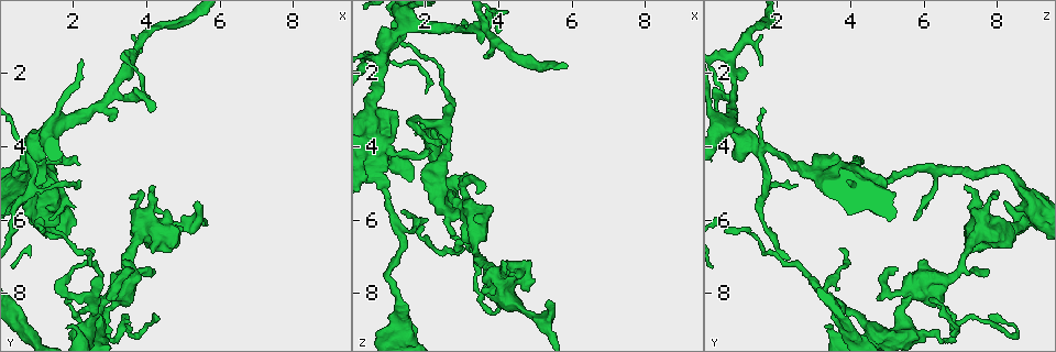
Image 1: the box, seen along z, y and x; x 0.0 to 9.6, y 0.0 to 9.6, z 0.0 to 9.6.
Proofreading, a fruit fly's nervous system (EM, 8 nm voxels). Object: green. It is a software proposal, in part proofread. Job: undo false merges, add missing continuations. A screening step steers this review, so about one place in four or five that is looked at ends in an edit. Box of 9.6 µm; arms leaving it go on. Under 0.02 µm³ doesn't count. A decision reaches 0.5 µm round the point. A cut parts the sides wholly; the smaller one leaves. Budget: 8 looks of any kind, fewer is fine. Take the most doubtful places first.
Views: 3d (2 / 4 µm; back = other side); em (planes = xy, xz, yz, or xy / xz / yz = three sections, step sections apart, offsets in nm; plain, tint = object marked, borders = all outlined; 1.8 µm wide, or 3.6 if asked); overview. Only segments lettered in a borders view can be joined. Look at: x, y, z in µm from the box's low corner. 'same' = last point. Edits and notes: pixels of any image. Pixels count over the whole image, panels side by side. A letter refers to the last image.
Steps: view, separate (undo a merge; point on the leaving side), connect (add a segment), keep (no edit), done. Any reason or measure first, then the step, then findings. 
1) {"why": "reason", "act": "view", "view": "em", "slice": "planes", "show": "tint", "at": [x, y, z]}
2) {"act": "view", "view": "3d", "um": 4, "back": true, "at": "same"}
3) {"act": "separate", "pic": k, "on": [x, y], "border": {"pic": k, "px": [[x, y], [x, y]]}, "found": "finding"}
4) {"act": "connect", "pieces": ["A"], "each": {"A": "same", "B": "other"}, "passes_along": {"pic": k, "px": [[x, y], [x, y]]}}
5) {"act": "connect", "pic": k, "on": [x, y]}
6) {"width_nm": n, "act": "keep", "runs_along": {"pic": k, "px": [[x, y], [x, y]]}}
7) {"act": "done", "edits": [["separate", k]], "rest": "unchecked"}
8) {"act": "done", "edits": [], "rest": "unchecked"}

{"why": "sharp bend", "act": "view", "view": "3d", "um": 2, "at": [0.85, 3.95, 1.55]}

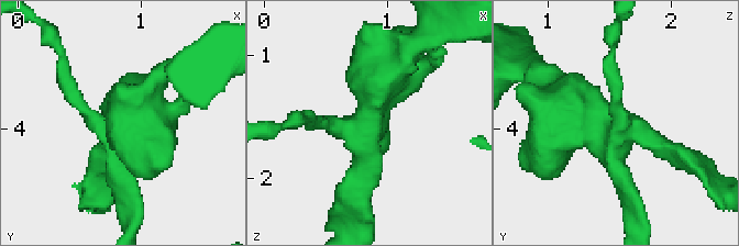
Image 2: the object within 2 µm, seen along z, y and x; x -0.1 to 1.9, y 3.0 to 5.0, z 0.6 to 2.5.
{"act": "view", "view": "em", "slice": "planes", "show": "tint", "at": [0.86, 4.00, 1.60]}

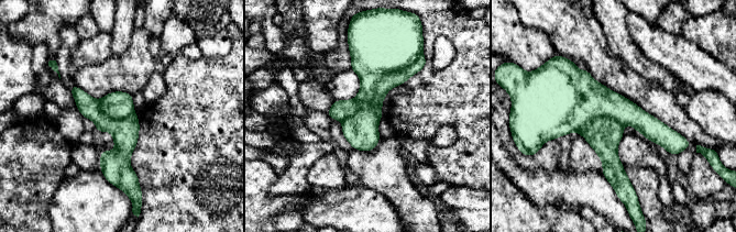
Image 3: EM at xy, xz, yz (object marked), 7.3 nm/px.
{"act": "view", "view": "em", "slice": "planes", "show": "borders", "at": "same"}

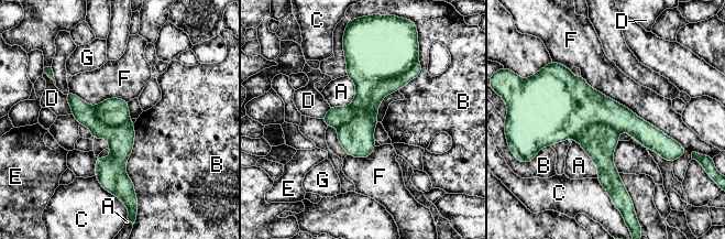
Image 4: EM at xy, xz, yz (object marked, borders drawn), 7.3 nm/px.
{"act": "separate", "pic": 4, "on": [385, 87], "each": {"A": "other", "B": "other", "C": "other", "D": "other", "E": "other", "F": "other", "G": "other"}, "part_leaving": {"pic": 4, "px": [[68, 95], [116, 143], [111, 187]]}, "found": "a second neuron is stuck on"}

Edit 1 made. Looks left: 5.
{"act": "view", "view": "overview"}

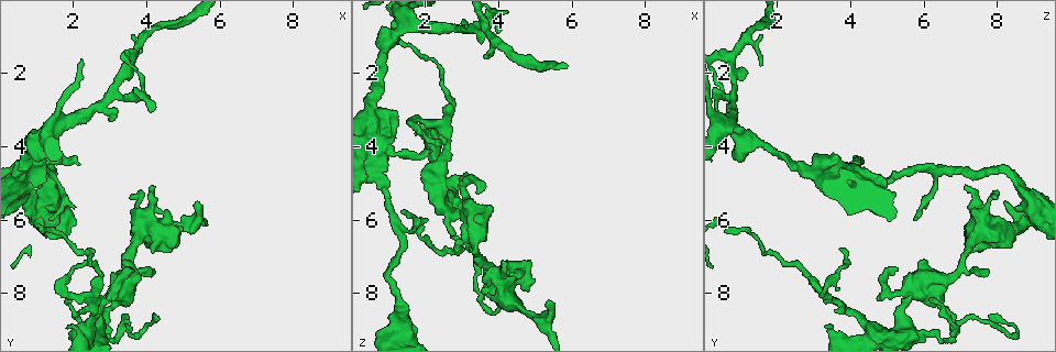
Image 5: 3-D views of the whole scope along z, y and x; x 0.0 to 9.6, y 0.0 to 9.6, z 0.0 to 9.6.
{"act": "view", "view": "3d", "um": 2, "at": [2.90, 8.95, 6.75]}

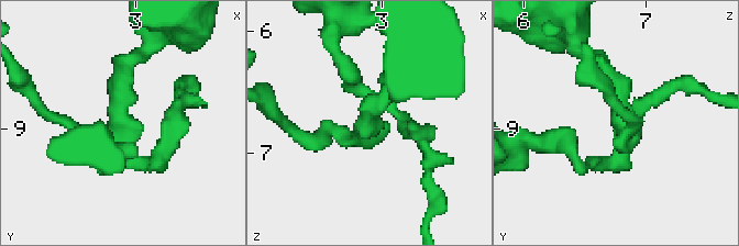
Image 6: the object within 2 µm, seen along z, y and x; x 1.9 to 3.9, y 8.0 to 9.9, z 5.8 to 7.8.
{"act": "view", "view": "em", "slice": "planes", "show": "borders", "at": [2.90, 8.96, 6.80]}

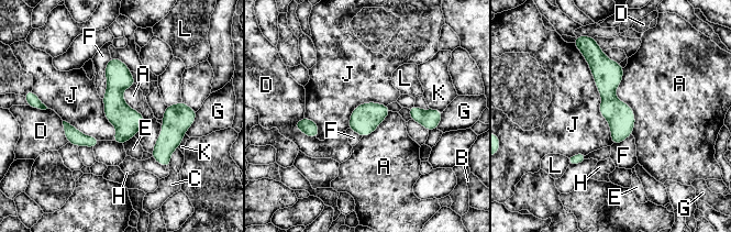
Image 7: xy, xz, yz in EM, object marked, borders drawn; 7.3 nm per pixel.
{"longest_contact_nm": ["J", 750], "act": "keep", "each": {"A": "other", "B": "other", "C": "other", "D": "other", "E": "other", "F": "other", "G": "other", "H": "other", "J": "other", "K": "other", "L": "other"}, "border": {"pic": 7, "px": [[576, 47], [612, 143]]}, "found": "continuous, no second neuron"}

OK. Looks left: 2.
{"why": "closes a loop", "act": "view", "view": "3d", "um": 4, "at": [3.55, 1.70, 0.75]}

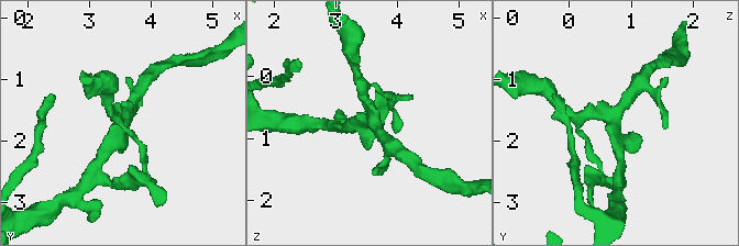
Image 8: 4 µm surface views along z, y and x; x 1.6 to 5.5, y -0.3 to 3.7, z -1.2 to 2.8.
{"arms": 3, "act": "view", "view": "em", "um": 3.6, "slice": "planes", "show": "borders", "at": [3.55, 1.80, 0.75]}

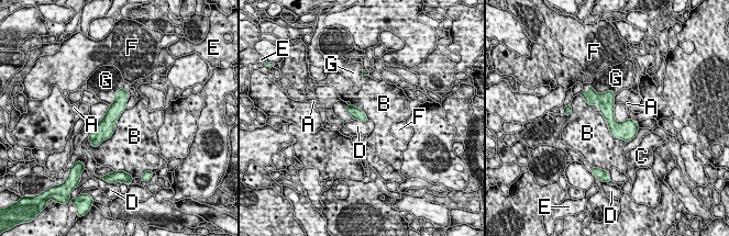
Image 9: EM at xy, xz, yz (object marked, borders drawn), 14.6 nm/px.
{"act": "keep", "each": {"A": "other", "B": "other", "C": "other", "D": "other", "E": "other", "F": "other", "G": "other"}, "border": {"pic": 9, "px": [[125, 108], [113, 133], [96, 148]]}, "found": "all the same neuron"}

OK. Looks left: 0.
{"act": "done", "edits": [["separate", 4]], "rest": "unchecked"}

